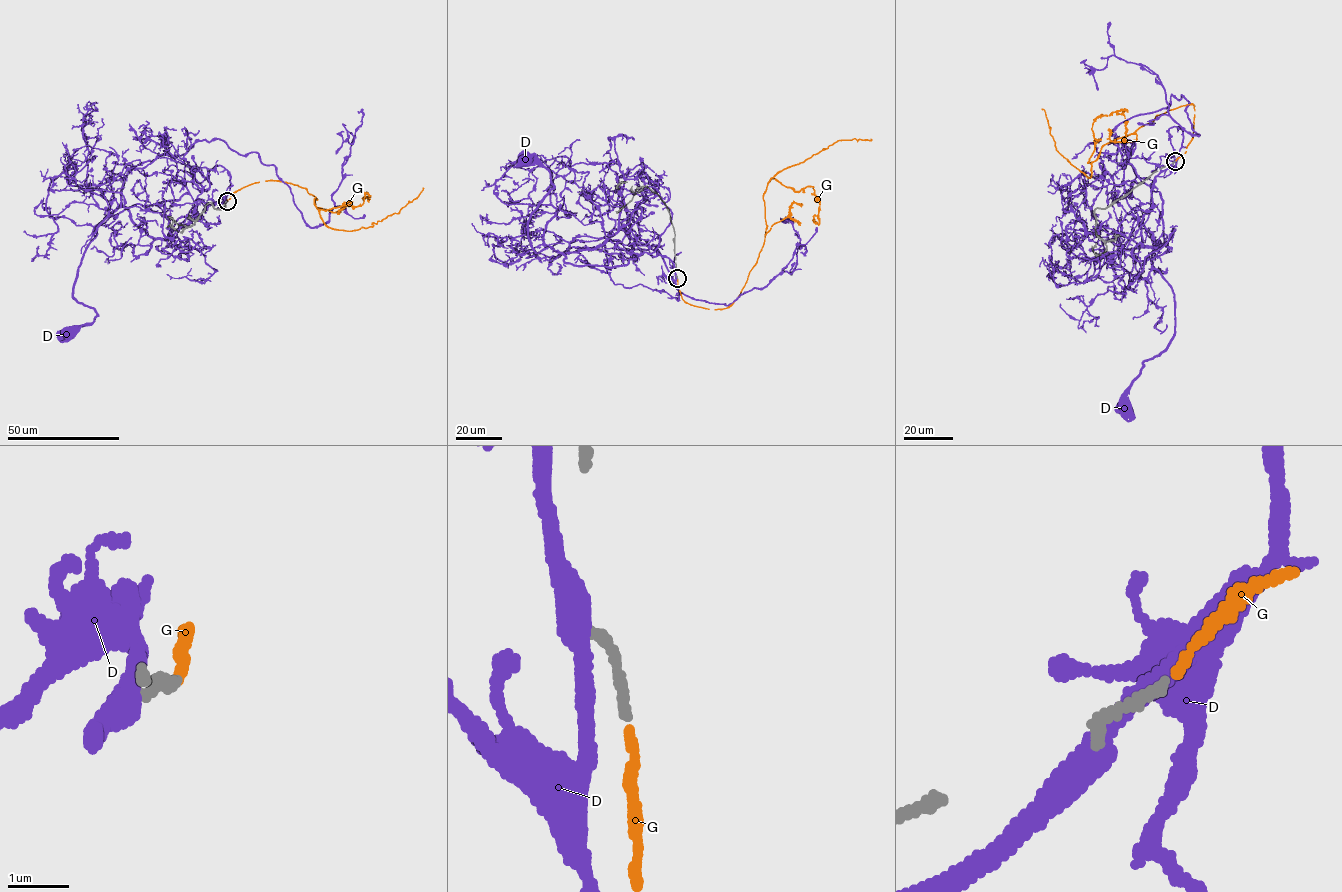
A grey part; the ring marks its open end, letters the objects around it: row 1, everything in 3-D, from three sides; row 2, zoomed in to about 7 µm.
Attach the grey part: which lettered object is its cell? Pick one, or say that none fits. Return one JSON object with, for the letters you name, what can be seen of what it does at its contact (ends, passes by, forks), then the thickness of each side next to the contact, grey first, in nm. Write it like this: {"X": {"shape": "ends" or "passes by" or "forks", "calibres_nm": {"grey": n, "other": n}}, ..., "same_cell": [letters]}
{"G": {"shape": "ends", "calibres_nm": {"grey": 150, "other": 140}}, "same_cell": ["G"]}

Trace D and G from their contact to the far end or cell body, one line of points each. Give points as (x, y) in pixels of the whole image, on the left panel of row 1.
D: (226, 202), (178, 218), (165, 239), (125, 208), (109, 213), (73, 295), (97, 316), (69, 329)
G: (227, 201), (259, 182), (297, 185), (316, 197), (325, 225), (349, 231), (397, 213), (422, 188)

